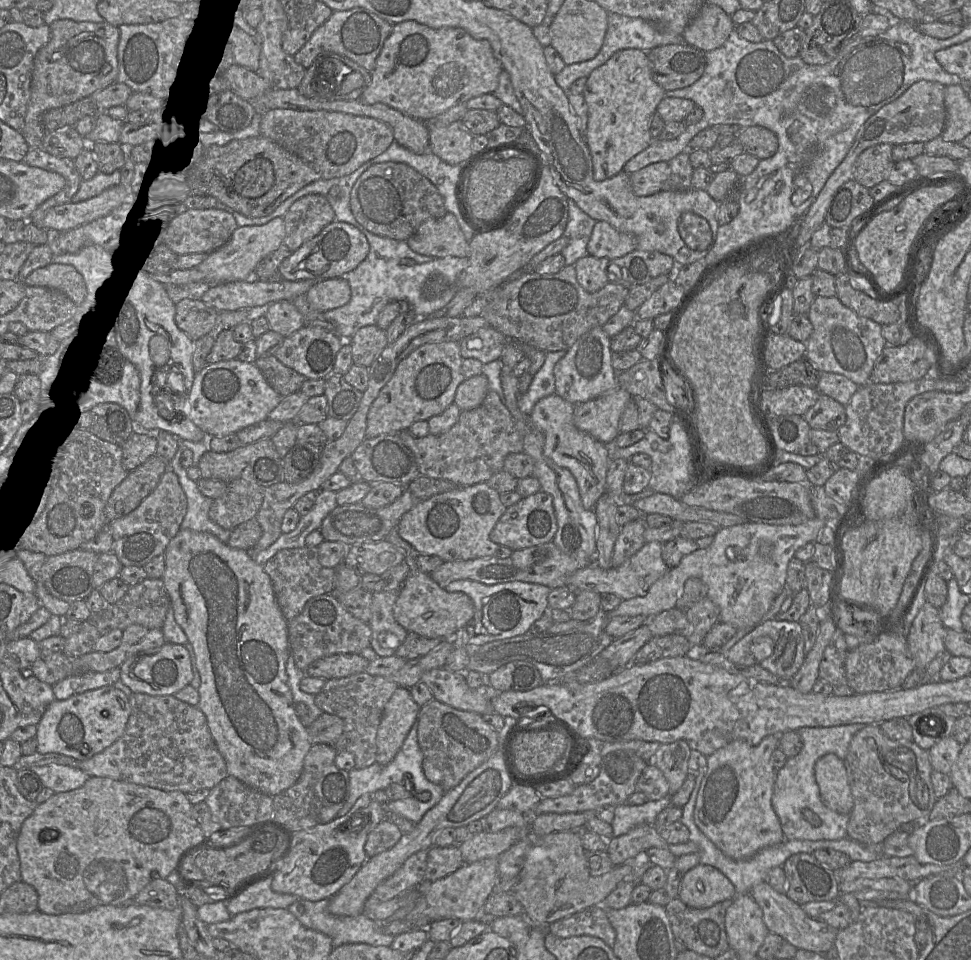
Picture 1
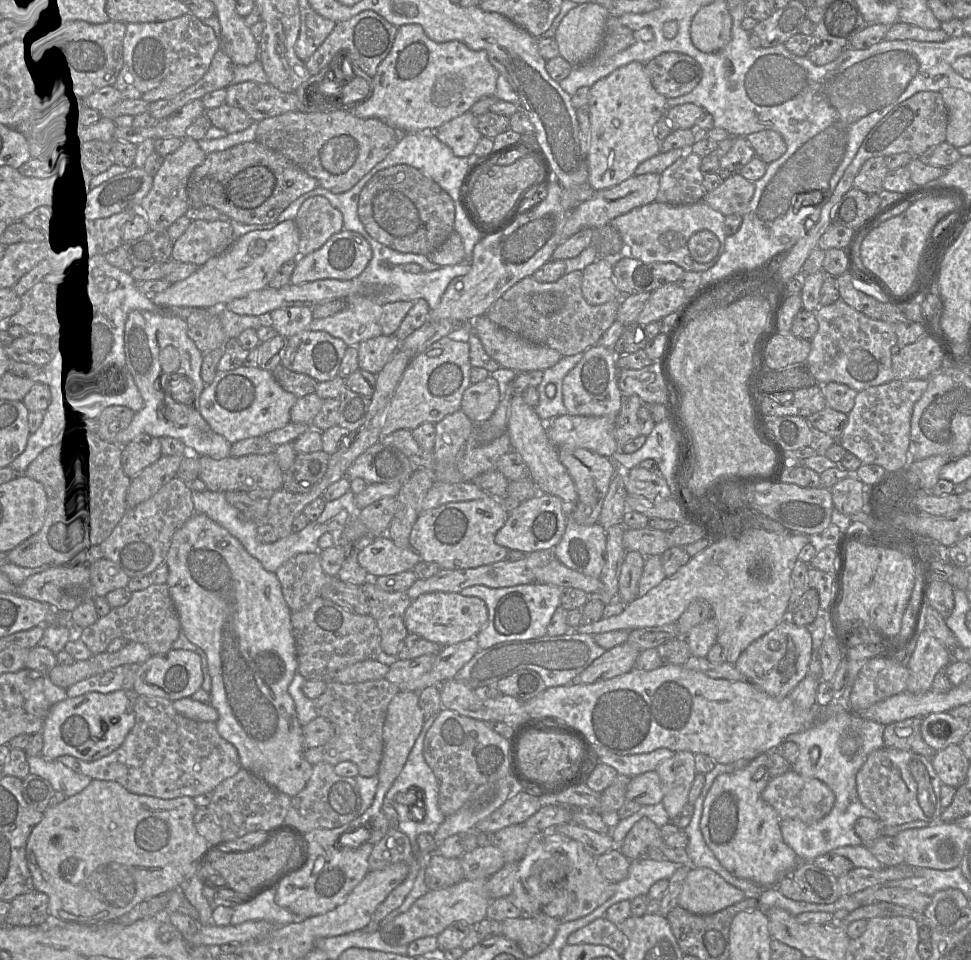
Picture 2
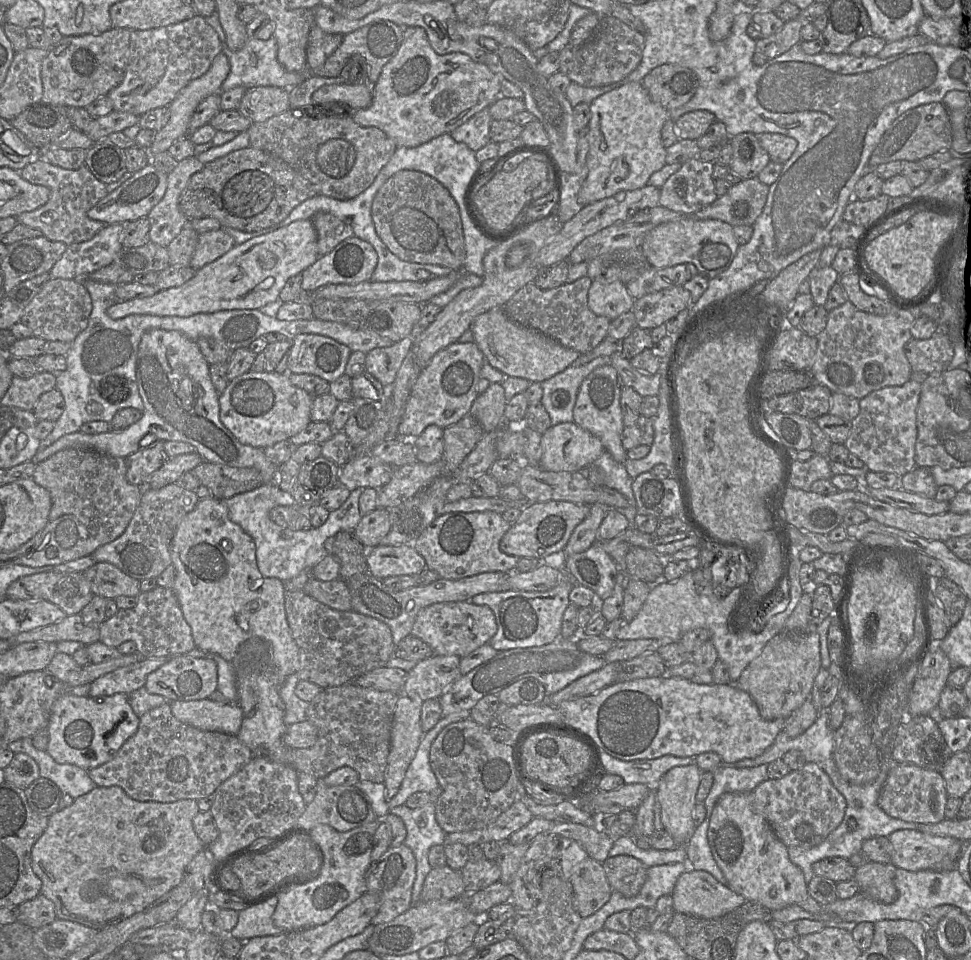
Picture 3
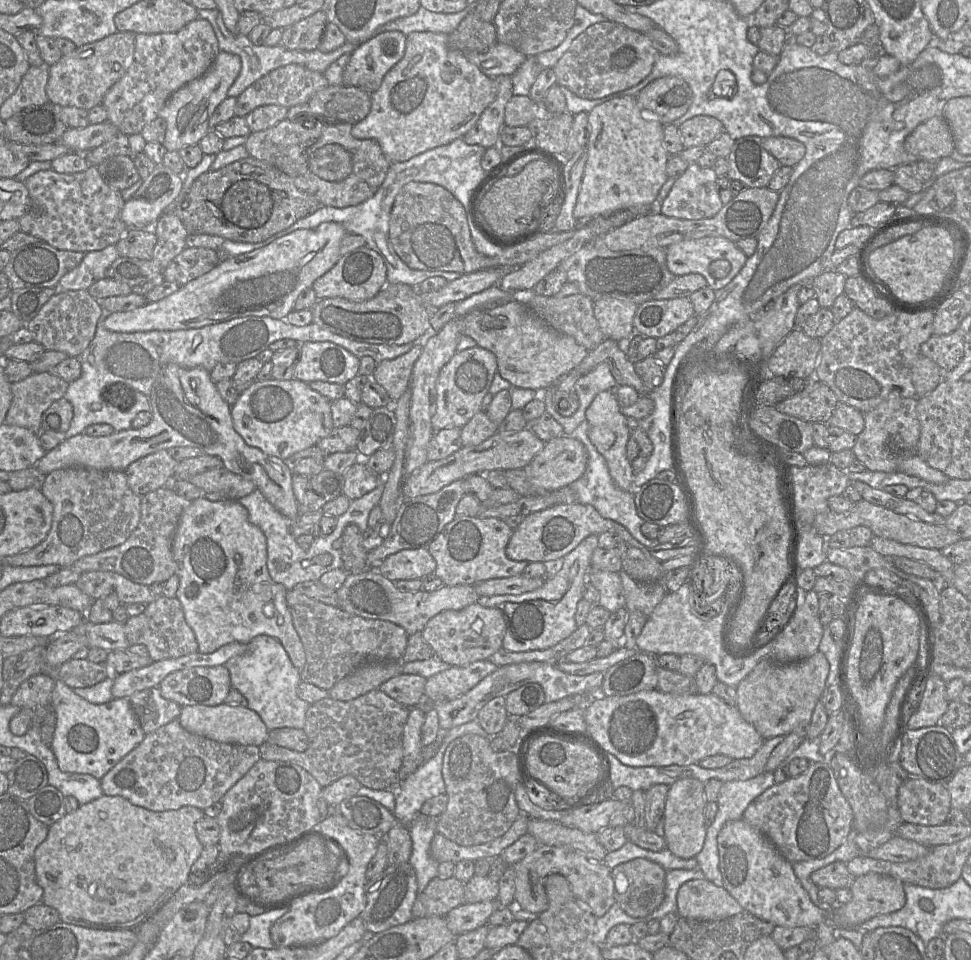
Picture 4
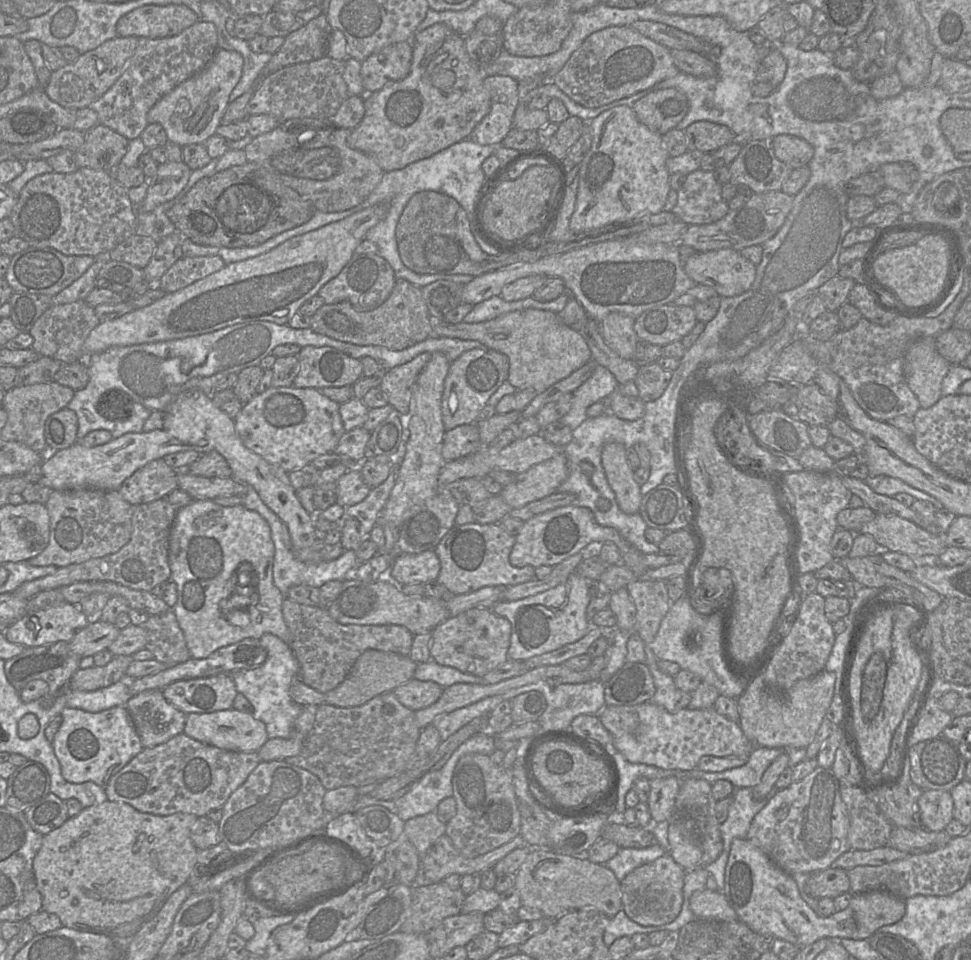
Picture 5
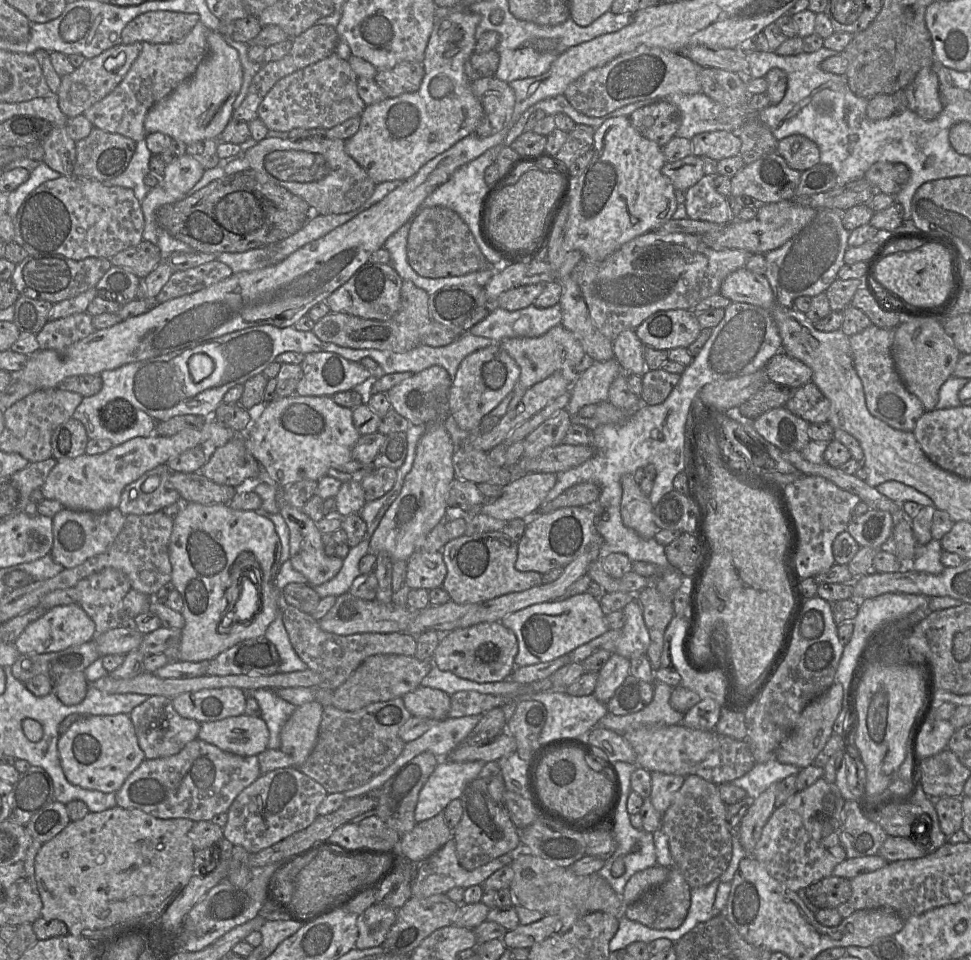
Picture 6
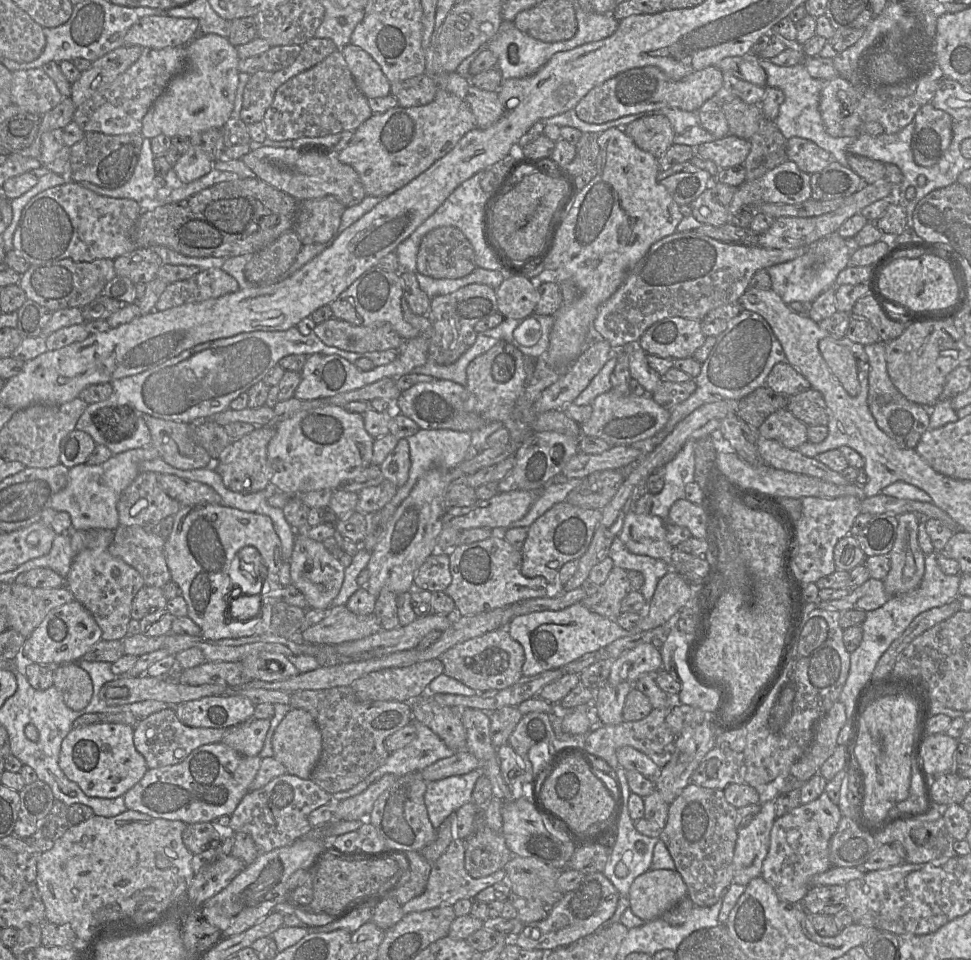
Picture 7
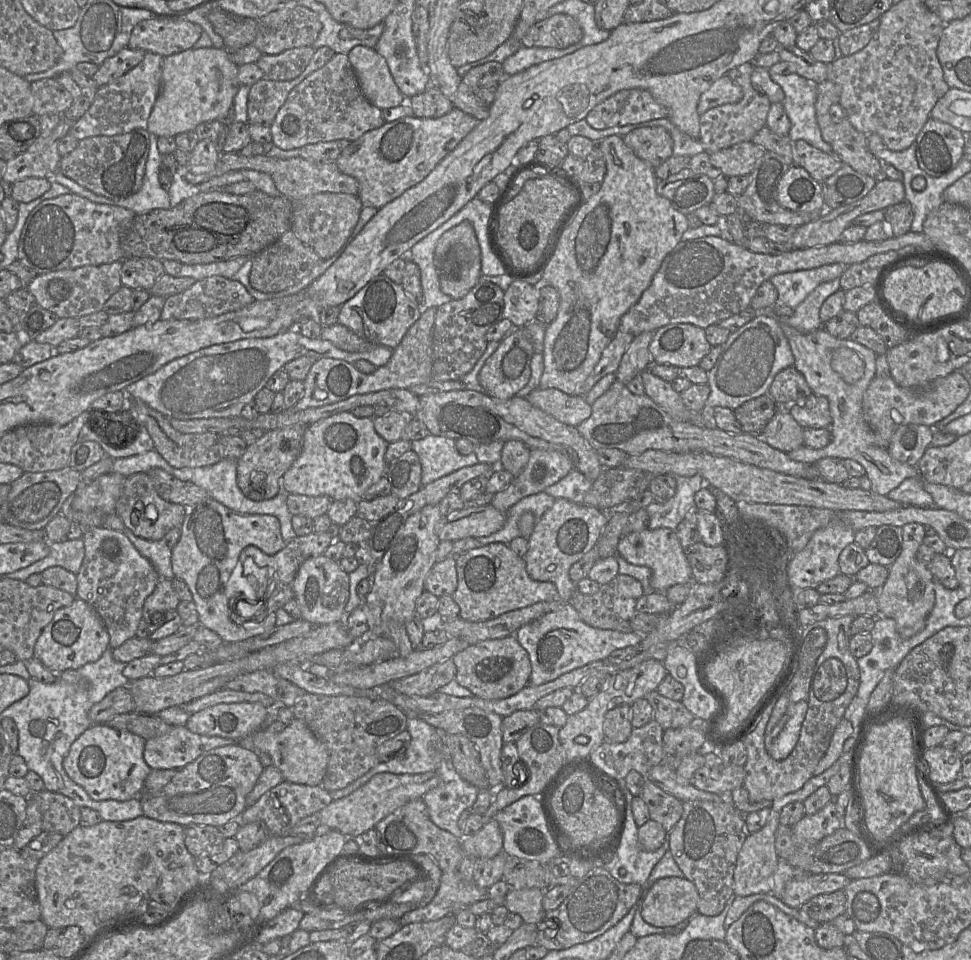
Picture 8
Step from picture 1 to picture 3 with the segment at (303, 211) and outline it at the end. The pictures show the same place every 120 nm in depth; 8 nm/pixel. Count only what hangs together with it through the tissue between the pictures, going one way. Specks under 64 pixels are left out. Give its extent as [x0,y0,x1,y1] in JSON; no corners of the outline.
[311,212,354,256]

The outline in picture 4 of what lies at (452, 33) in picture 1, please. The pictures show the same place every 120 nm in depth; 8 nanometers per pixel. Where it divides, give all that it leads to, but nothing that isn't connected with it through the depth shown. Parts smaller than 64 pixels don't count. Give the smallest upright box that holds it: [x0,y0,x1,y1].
[351,32,495,163]

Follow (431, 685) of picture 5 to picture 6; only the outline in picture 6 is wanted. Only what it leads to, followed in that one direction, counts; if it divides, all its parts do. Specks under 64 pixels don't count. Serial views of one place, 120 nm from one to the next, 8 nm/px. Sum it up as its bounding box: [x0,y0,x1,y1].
[402,686,450,721]

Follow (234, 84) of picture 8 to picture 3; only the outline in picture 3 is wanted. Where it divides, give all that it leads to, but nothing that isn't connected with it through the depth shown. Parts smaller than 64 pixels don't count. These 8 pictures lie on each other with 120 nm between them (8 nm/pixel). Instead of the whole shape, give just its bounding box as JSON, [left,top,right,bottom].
[148,52,230,162]

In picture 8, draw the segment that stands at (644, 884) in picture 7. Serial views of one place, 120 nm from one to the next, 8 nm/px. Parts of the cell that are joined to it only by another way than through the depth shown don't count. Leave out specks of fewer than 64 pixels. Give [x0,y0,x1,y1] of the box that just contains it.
[641,877,699,928]

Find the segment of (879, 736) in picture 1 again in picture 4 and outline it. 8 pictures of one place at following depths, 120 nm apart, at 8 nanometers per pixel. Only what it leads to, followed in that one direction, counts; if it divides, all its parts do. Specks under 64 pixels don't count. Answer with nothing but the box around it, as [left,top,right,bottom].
[897,776,951,826]

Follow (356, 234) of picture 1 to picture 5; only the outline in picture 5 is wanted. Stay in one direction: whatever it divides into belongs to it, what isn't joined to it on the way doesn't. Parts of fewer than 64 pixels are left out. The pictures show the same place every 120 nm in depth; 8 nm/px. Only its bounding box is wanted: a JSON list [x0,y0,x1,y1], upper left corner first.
[318,254,396,311]

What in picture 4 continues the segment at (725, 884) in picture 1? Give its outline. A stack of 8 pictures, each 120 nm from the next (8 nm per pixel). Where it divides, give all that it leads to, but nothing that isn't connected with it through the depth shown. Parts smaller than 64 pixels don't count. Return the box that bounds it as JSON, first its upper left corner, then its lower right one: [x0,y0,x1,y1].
[677,878,742,920]

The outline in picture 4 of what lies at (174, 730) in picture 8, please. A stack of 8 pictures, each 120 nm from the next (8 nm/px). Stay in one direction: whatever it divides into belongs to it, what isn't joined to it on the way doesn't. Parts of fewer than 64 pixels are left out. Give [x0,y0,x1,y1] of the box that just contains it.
[128,687,181,734]

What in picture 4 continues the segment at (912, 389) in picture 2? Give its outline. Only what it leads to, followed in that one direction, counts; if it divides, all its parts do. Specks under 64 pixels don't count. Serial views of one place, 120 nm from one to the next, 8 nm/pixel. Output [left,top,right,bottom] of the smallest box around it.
[852,389,920,472]

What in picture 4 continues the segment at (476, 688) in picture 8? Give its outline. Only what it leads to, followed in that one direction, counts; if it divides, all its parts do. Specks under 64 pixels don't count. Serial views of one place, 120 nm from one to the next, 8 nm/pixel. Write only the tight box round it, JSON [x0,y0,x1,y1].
[421,602,506,667]

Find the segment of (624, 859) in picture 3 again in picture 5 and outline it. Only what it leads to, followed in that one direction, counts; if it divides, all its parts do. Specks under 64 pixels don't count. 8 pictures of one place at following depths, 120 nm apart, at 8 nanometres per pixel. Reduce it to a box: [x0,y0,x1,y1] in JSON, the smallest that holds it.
[620,854,684,926]

